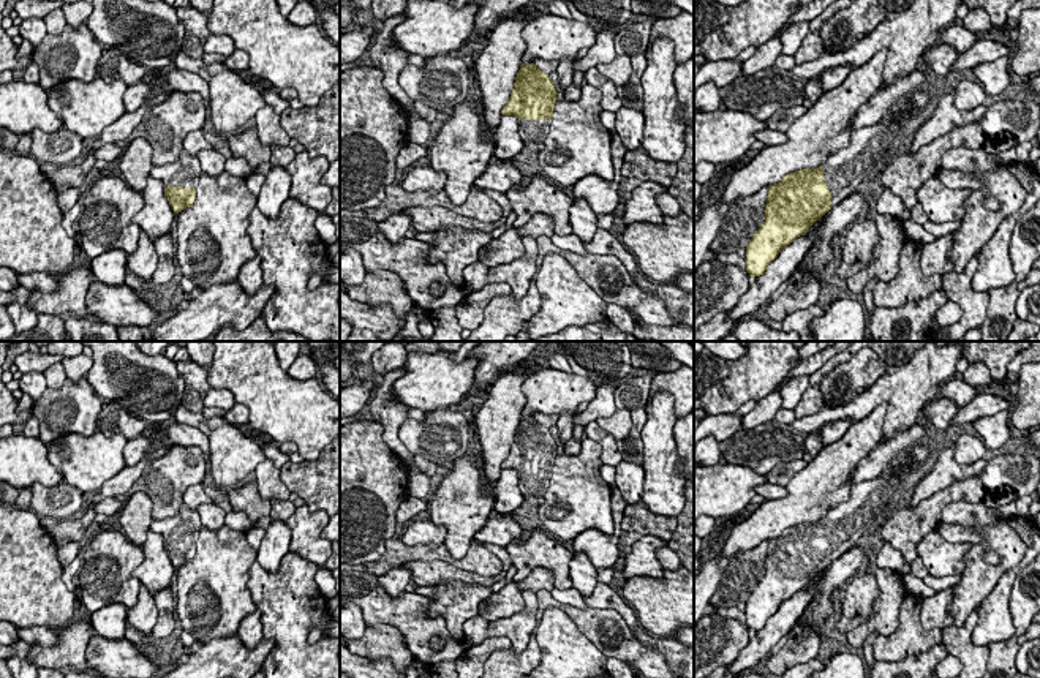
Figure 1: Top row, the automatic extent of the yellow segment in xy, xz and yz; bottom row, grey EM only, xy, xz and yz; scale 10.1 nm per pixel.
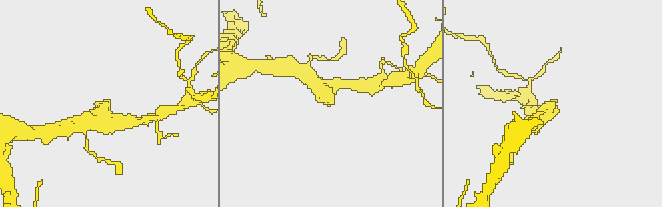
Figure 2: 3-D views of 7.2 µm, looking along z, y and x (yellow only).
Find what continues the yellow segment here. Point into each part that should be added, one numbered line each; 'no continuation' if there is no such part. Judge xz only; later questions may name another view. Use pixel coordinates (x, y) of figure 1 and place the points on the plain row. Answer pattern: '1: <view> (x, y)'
1: xz (533, 487)

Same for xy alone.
1: xy (185, 525)

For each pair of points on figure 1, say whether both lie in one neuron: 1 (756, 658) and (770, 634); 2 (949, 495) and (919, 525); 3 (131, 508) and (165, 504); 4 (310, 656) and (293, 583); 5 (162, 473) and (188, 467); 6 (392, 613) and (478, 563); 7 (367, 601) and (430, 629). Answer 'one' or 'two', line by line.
1: one
2: one
3: two
4: one
5: one
6: two
7: one

